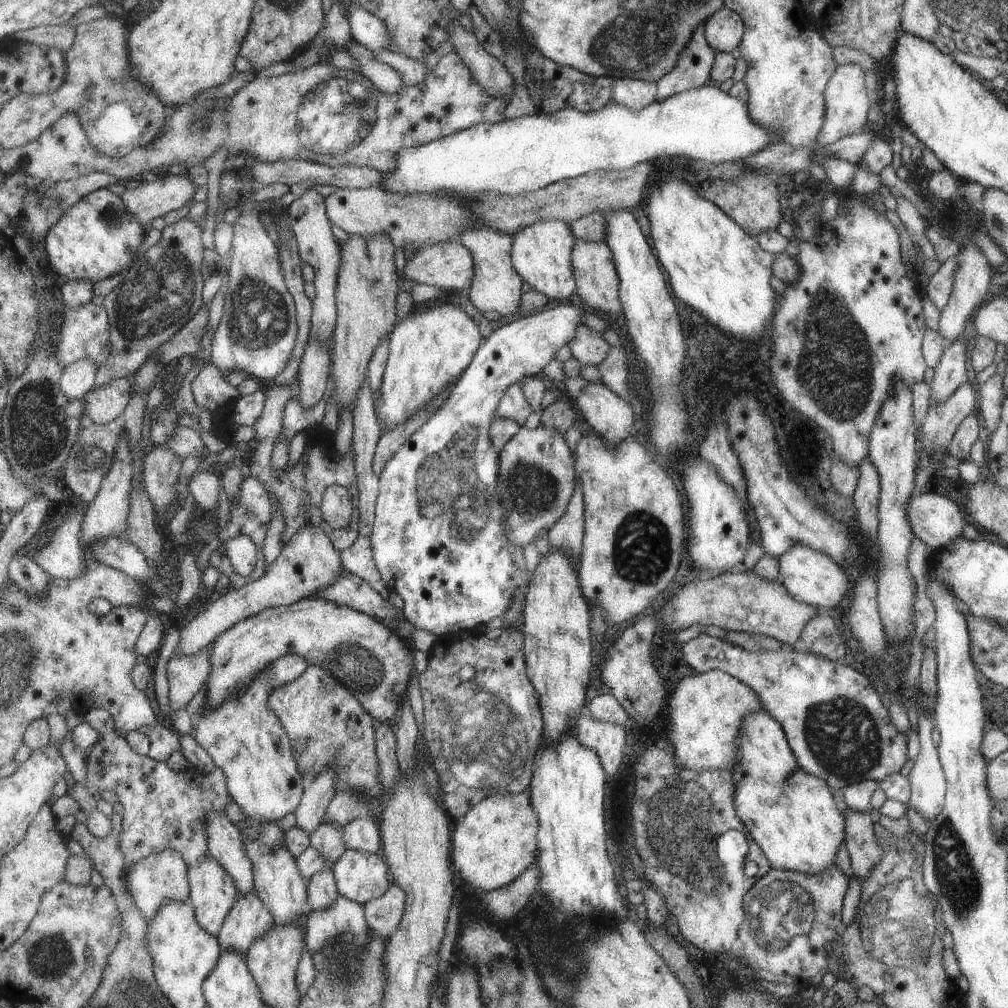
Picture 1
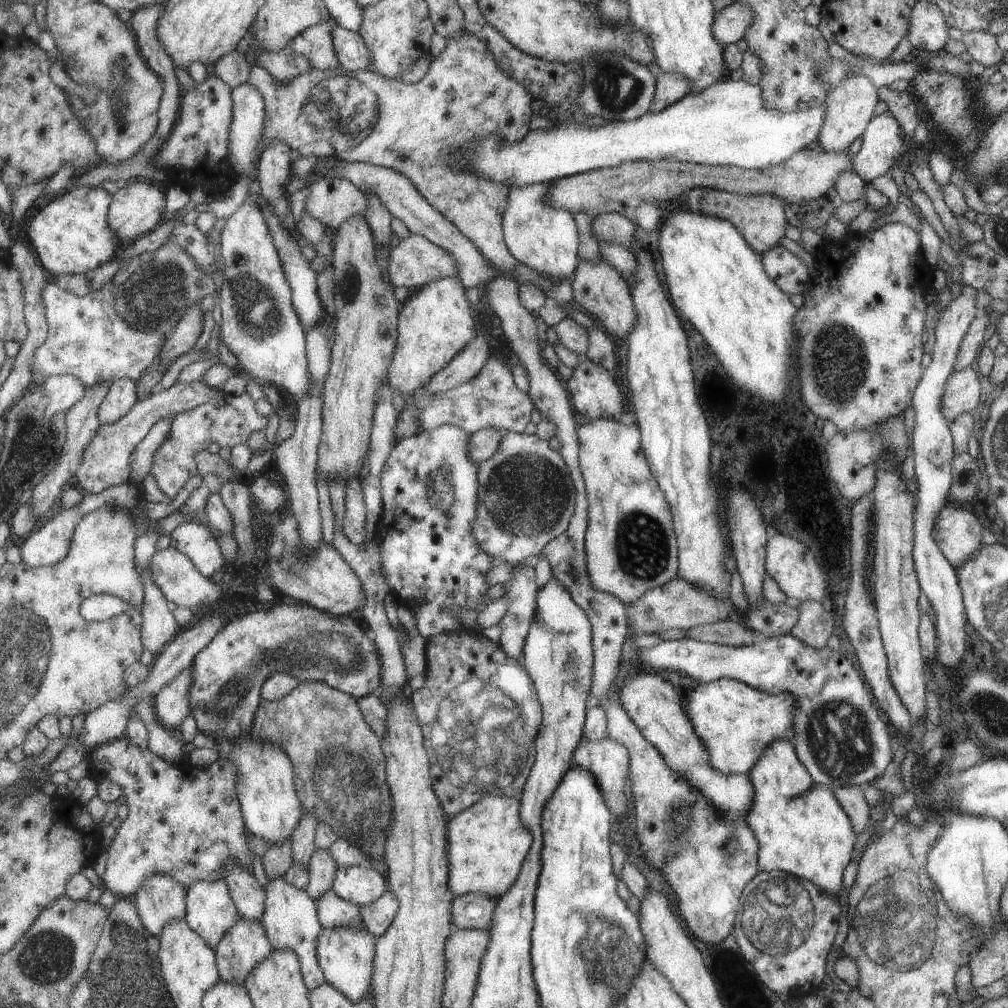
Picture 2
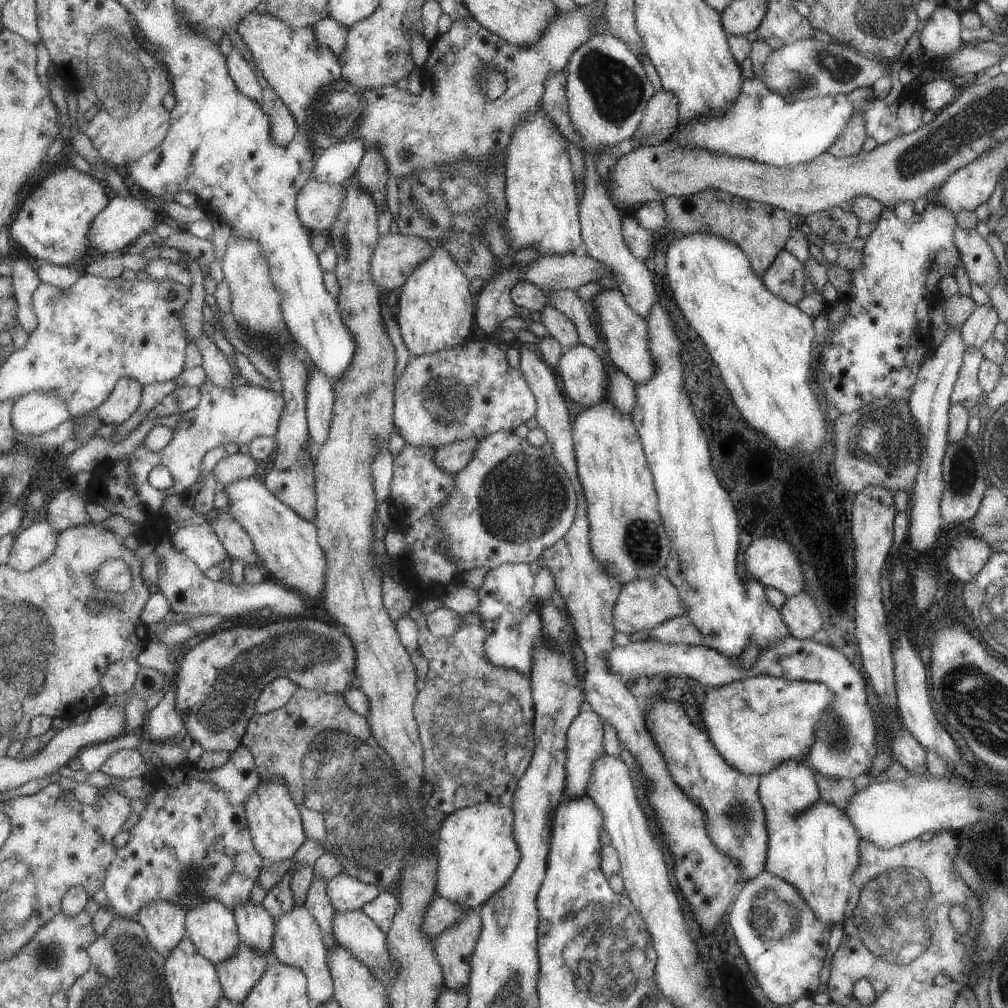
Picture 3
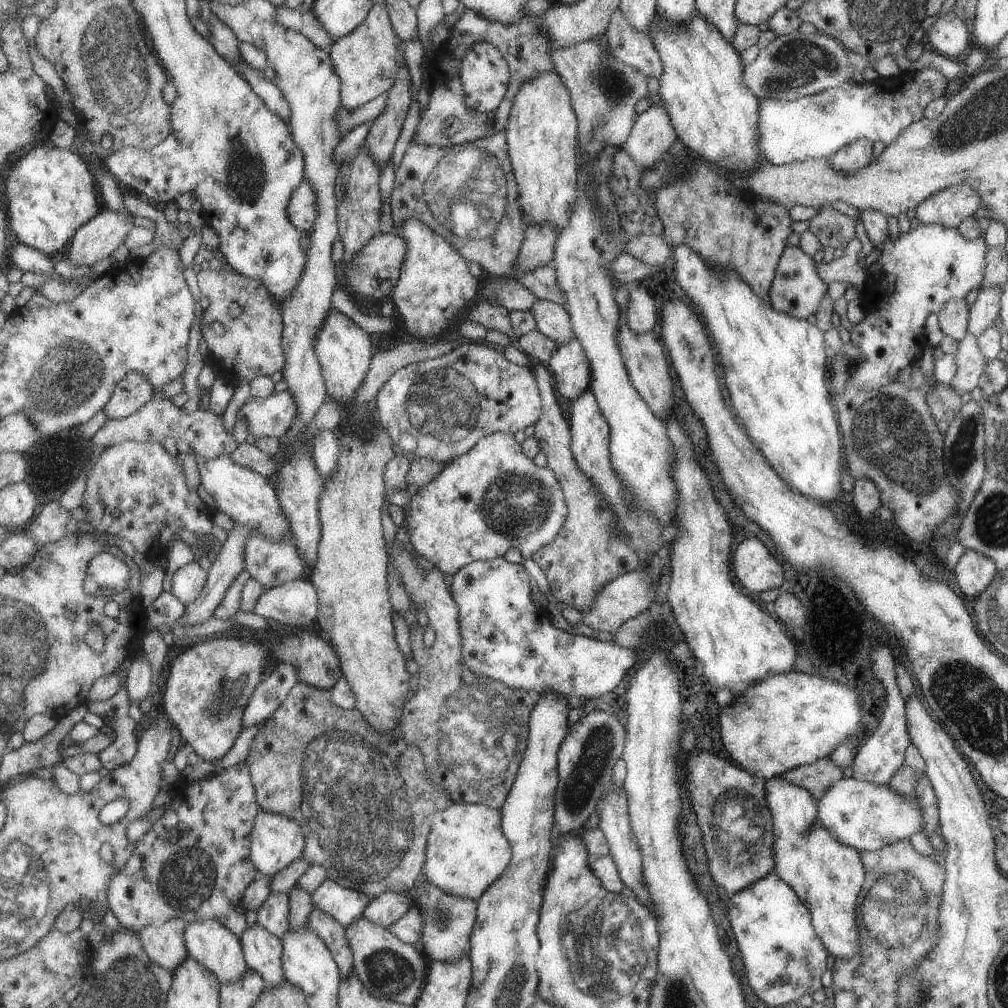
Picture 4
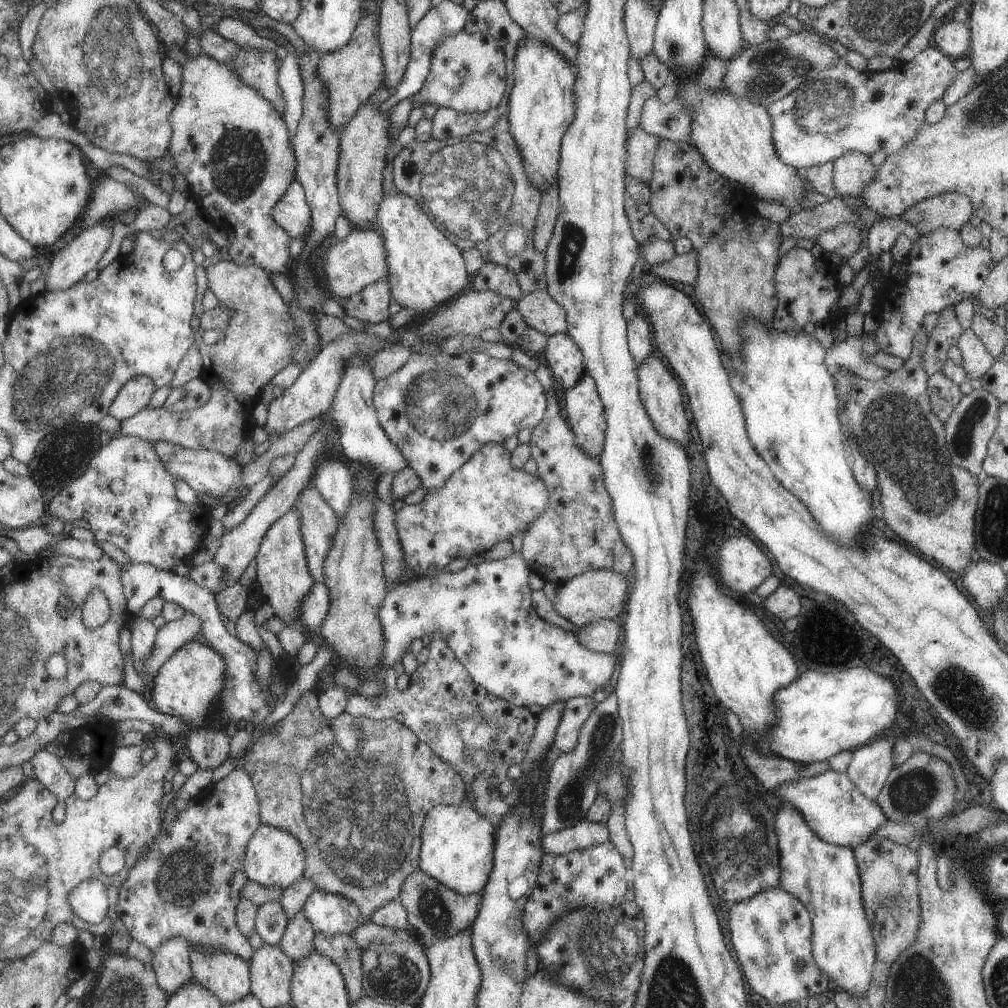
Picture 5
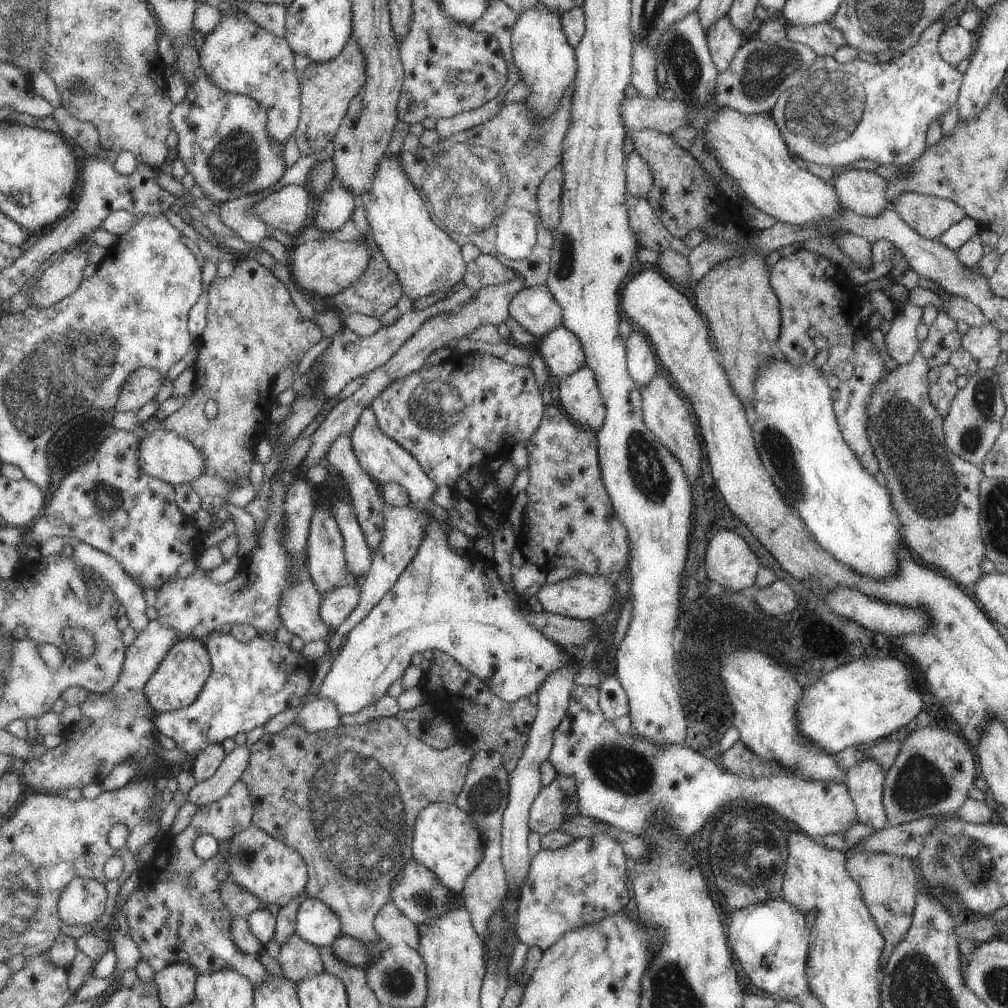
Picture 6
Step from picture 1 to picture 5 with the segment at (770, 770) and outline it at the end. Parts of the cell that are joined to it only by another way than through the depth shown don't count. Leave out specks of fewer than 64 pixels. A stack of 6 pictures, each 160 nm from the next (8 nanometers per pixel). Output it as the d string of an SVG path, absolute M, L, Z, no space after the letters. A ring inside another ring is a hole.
M783 803L775 814L775 828L778 832L779 852L782 852L779 859L782 882L778 886L794 897L798 897L810 913L811 952L814 955L815 964L829 980L832 980L833 988L845 989L852 997L864 997L871 983L870 976L877 952L873 932L862 904L861 877L858 873L857 861L854 859L854 849L832 845L818 837L810 829L802 813L789 803Z

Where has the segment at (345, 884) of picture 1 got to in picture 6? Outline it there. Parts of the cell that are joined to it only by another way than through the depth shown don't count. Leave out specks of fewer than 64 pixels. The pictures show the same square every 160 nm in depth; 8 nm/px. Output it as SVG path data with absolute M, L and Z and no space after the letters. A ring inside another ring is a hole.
M307 897L298 912L296 932L318 947L332 946L343 935L341 917L322 900Z

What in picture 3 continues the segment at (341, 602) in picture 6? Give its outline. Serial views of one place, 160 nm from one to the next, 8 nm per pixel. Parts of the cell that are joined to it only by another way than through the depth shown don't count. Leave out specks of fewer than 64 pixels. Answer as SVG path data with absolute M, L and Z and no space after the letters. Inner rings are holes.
M164 536L155 546L155 552L158 554L160 560L160 577L158 585L161 592L171 601L172 610L174 613L185 613L189 615L208 615L219 614L219 616L226 618L245 614L245 612L257 612L261 608L269 608L274 614L280 617L297 617L305 616L305 608L307 605L305 600L307 596L303 595L300 591L285 587L281 583L277 583L273 578L265 578L257 584L249 584L246 580L237 584L230 583L229 581L219 580L213 581L207 578L204 570L192 558L186 554L179 552L174 546L169 536Z

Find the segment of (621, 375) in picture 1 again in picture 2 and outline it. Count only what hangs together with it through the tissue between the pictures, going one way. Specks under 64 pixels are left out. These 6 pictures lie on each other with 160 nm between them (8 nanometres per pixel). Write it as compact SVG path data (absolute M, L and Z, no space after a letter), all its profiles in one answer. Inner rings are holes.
M599 327L585 328L587 331L587 351L584 355L595 364L601 364L607 372L613 373L617 357L615 356L615 342Z

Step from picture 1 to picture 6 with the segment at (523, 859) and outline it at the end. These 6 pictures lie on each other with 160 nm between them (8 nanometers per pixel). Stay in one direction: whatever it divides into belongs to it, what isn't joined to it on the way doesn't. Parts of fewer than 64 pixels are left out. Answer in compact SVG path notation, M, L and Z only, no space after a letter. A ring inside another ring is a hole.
M429 803L419 811L418 818L414 820L412 848L412 858L434 872L451 894L461 892L466 876L478 866L484 854L481 834L474 817L463 812L456 804L447 803Z

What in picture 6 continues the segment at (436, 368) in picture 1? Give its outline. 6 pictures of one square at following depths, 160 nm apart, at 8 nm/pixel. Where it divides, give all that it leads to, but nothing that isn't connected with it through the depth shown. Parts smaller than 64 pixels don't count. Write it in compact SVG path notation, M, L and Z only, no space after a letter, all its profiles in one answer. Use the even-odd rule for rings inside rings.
M398 154L395 155L395 158L383 157L378 162L378 171L375 173L375 176L374 176L373 180L371 181L371 188L367 192L364 192L359 198L357 198L357 205L363 206L363 208L365 210L366 220L367 220L367 222L369 224L369 228L370 228L369 236L371 236L371 238L373 239L373 242L378 246L378 249L382 252L382 255L386 258L387 264L390 265L391 270L393 270L393 272L395 272L395 274L397 274L399 284L401 284L402 294L404 294L406 297L410 298L411 301L413 301L414 299L418 299L419 297L424 297L424 296L430 295L431 293L434 293L435 291L443 291L445 293L447 291L449 291L449 289L452 286L455 286L455 284L457 284L457 282L460 282L462 280L463 273L465 272L465 269L466 269L466 263L463 262L463 260L461 259L461 253L459 251L460 246L456 242L453 242L451 240L450 235L445 230L443 232L441 232L441 230L439 230L439 228L437 228L437 226L435 226L435 224L433 224L433 222L431 222L432 218L429 218L429 212L427 212L428 206L425 206L425 202L423 202L423 200L421 200L421 196L419 196L419 192L417 192L417 190L415 190L415 186L412 184L409 176L407 176L407 174L402 171L402 166L398 163L398 160L396 159L397 155Z

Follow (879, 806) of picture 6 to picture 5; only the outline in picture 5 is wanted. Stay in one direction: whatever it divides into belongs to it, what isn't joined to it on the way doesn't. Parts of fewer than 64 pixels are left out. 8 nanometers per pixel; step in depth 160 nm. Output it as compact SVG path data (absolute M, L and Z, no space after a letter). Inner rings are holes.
M879 738L852 750L845 774L868 799L874 800L893 770L893 748L891 738Z

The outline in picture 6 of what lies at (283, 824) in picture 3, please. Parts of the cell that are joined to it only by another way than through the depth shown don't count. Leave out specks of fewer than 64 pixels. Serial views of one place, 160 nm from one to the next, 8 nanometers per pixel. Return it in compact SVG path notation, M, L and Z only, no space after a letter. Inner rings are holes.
M254 824L236 834L229 844L228 852L223 853L230 866L229 882L255 893L264 904L278 904L282 908L306 890L310 872L305 857L298 849L277 840Z

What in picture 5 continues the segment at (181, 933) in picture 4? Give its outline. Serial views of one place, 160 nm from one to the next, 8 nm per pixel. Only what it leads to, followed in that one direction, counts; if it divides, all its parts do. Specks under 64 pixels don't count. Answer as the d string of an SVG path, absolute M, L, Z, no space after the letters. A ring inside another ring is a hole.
M176 936L161 943L154 952L153 965L156 968L158 983L162 989L173 996L181 987L186 986L194 978L192 968L190 942L182 936Z

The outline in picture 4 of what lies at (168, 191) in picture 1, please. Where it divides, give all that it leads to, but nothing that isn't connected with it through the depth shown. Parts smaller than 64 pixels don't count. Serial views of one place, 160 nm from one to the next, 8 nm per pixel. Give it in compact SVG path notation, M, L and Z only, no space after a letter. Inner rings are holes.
M103 207L97 216L84 224L63 254L63 260L78 265L95 264L117 250L133 228L135 216Z

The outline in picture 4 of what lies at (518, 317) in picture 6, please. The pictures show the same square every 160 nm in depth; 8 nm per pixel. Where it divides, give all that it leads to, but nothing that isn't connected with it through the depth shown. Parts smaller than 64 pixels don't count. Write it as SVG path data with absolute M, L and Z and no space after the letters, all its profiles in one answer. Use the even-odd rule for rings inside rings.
M537 299L529 311L534 318L535 329L557 345L574 337L568 312L563 306Z

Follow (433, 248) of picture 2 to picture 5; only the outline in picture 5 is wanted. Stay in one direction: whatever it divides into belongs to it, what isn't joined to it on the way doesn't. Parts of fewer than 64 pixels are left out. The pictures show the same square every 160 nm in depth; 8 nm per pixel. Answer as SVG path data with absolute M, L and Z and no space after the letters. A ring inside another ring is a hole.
M349 230L345 240L337 240L329 249L319 253L322 255L320 260L323 262L329 290L337 294L337 299L341 302L362 291L367 285L379 279L383 281L389 275L385 245L382 235L377 231Z

